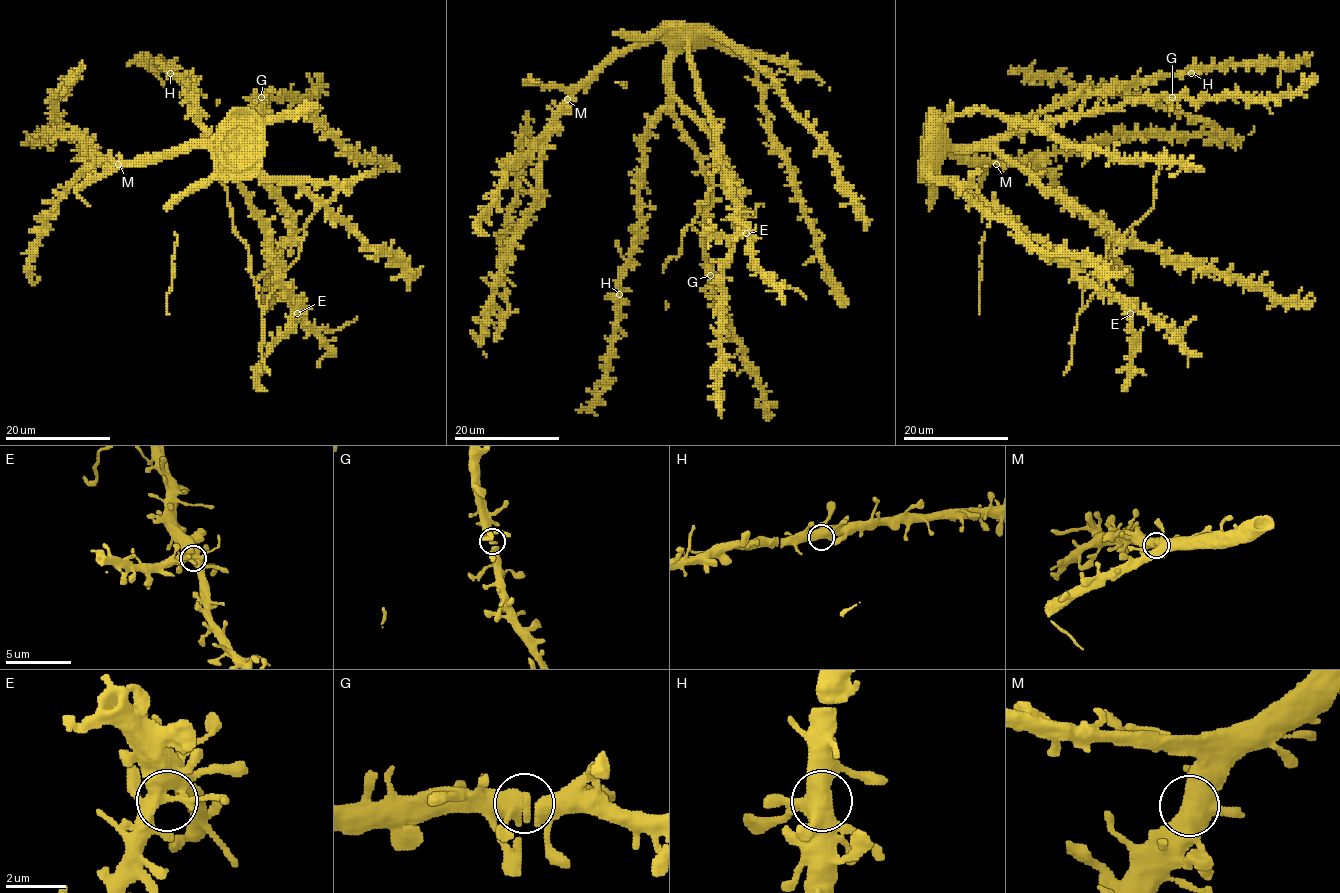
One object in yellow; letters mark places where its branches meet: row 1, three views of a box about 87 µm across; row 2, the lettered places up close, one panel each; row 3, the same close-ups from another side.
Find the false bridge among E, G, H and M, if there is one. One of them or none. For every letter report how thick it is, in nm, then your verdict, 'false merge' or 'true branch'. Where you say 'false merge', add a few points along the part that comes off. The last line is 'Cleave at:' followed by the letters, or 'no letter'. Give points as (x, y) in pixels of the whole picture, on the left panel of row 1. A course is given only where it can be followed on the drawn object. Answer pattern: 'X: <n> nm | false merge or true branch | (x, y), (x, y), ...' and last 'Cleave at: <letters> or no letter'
E: 480 nm | true branch
G: 480 nm | true branch
H: 480 nm | true branch
M: 480 nm | true branch
Cleave at: no letter

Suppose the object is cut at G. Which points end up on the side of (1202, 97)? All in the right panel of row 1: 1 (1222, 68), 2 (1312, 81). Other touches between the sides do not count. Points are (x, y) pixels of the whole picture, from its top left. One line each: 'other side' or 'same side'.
1: other side
2: same side

